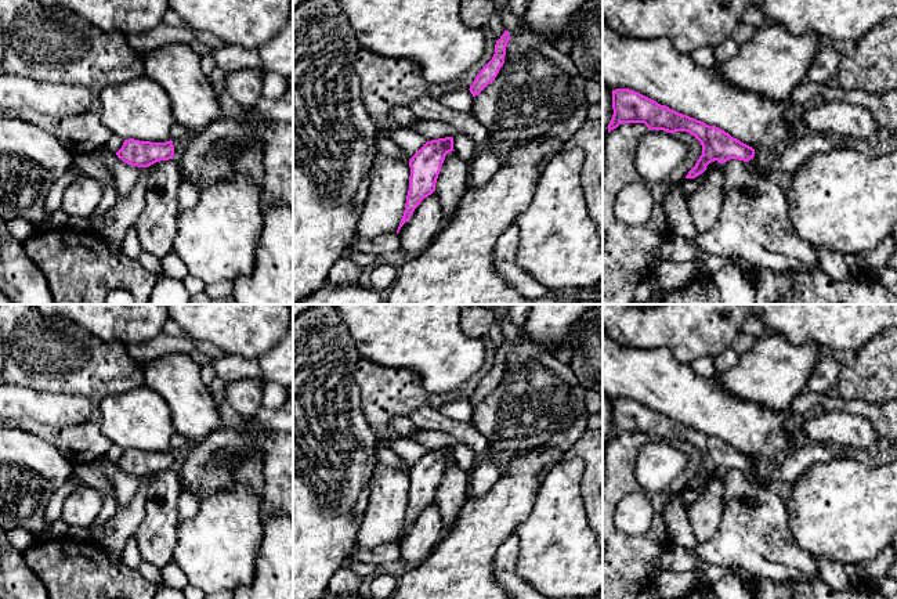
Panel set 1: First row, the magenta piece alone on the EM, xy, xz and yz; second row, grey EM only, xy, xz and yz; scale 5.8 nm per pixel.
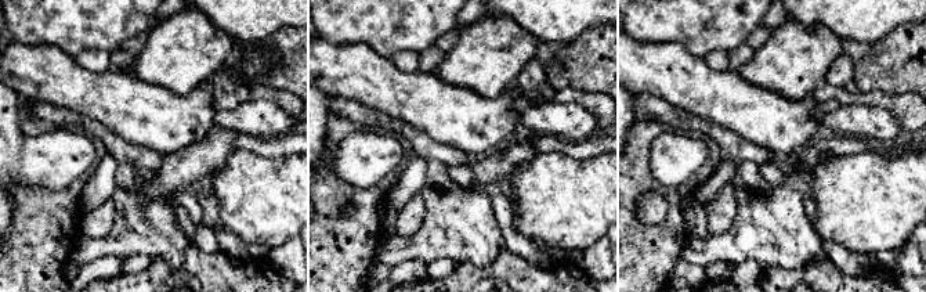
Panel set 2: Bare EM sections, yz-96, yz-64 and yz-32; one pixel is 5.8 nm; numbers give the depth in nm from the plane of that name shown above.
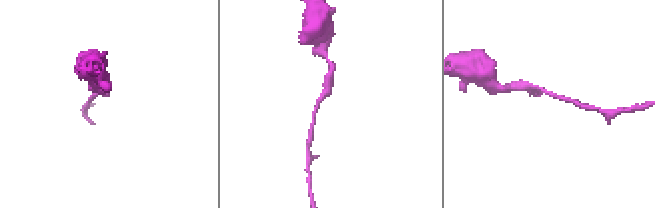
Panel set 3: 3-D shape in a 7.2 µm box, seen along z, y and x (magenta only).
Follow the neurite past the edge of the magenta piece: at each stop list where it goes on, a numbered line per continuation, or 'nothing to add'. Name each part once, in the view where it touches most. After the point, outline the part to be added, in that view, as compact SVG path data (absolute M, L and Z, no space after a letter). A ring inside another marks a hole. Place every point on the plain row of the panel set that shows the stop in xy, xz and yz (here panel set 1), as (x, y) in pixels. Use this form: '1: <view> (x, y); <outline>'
nothing to add

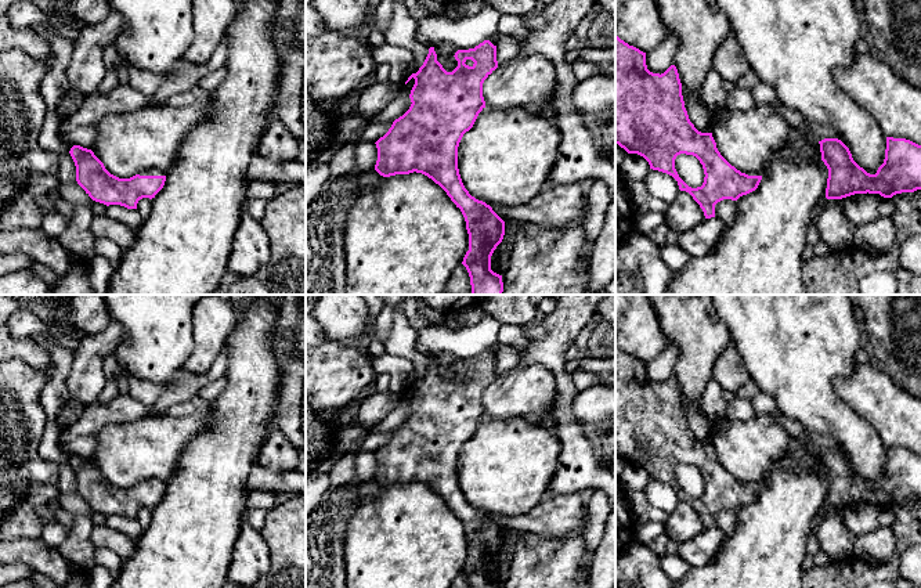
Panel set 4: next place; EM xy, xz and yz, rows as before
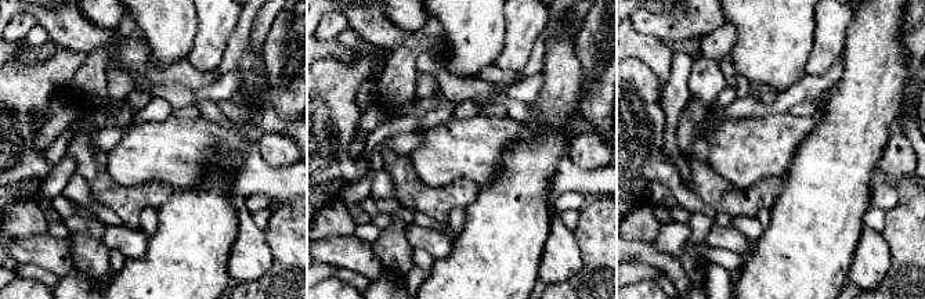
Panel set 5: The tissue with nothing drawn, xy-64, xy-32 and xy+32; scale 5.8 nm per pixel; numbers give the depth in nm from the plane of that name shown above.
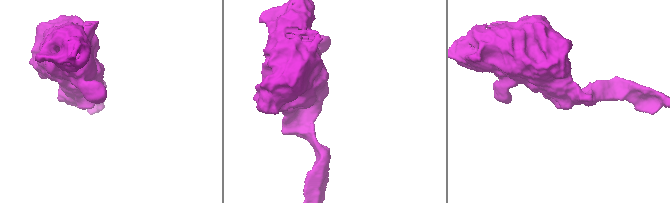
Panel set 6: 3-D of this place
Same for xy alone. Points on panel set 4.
1: xy (150, 482); M147 479L138 483L140 486L166 486L165 481L159 479Z

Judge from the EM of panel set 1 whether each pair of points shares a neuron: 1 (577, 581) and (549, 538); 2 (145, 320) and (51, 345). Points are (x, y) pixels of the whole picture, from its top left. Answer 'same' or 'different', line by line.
1: same
2: different

